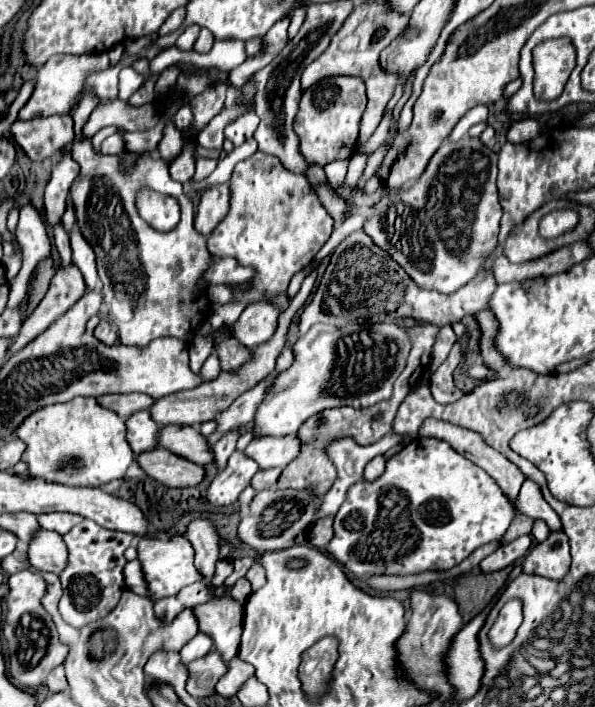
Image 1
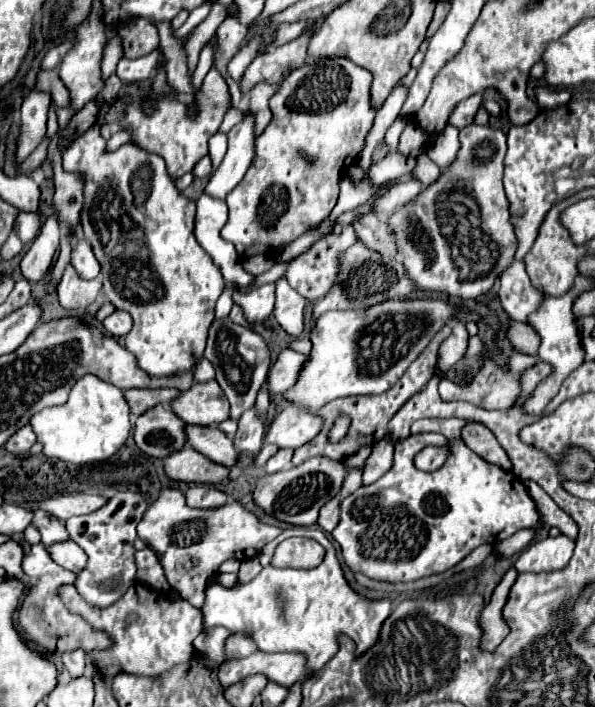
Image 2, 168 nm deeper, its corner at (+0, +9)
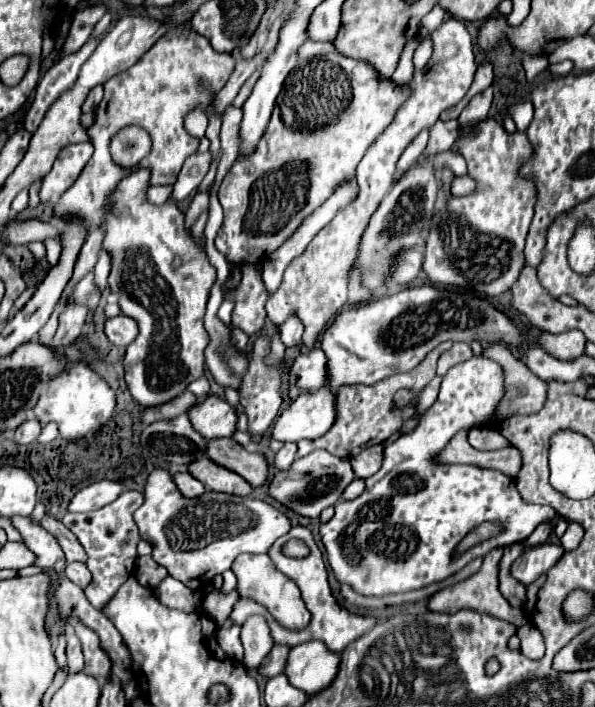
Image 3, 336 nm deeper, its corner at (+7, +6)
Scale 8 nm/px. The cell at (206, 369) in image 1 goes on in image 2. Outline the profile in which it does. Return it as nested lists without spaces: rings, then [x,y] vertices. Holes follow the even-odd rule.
[[[207,358],[201,360],[201,364],[197,366],[197,370],[193,372],[193,382],[207,382],[215,378],[215,370],[211,366],[211,362]]]

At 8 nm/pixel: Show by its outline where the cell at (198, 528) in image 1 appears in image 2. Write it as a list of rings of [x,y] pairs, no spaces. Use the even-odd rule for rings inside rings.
[[[191,486],[185,492],[187,504],[193,508],[217,508],[227,502],[227,494],[211,486]]]

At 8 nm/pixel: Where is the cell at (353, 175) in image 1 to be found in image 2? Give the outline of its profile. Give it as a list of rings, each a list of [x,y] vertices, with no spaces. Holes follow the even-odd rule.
[[[397,84],[397,86],[393,88],[393,92],[389,94],[389,98],[385,100],[385,104],[381,106],[381,110],[377,112],[375,124],[373,124],[369,136],[367,136],[367,144],[365,144],[365,148],[363,148],[361,156],[359,156],[359,166],[363,166],[365,170],[367,170],[369,164],[371,164],[369,158],[371,158],[373,146],[379,144],[379,138],[381,138],[381,136],[387,132],[387,128],[397,120],[399,110],[401,110],[405,98],[407,98],[407,88],[401,86],[401,84]]]

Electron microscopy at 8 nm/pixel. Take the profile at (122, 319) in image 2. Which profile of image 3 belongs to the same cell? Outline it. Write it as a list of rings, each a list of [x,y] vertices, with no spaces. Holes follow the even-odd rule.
[[[118,315],[118,317],[106,319],[104,333],[114,345],[128,347],[134,341],[134,337],[138,335],[138,327],[136,327],[134,319],[130,319],[126,315]]]

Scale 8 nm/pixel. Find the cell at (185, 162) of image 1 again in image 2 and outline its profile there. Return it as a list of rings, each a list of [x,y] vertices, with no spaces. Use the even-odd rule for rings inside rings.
[[[163,68],[155,70],[155,76],[151,78],[151,86],[149,88],[141,88],[139,84],[123,84],[123,88],[121,88],[121,94],[131,98],[131,104],[127,106],[125,118],[121,120],[121,124],[133,132],[133,142],[137,146],[141,146],[143,150],[151,150],[153,154],[157,154],[157,156],[161,156],[165,160],[167,172],[175,180],[181,178],[183,174],[191,172],[193,166],[201,160],[201,158],[193,158],[193,152],[207,152],[209,154],[207,142],[219,130],[223,114],[225,114],[225,110],[231,104],[231,98],[229,98],[229,92],[227,92],[227,82],[219,74],[217,68],[209,70],[207,78],[203,80],[203,88],[201,90],[203,92],[197,94],[199,116],[195,120],[191,120],[187,116],[187,106],[176,100],[177,92],[169,86]],[[147,99],[152,100],[153,106],[155,106],[155,111],[152,114],[143,112],[143,102]]]

